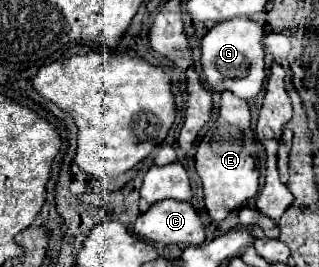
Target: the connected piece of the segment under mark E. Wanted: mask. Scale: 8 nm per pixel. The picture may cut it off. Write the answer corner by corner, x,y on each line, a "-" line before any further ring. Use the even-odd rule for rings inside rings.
224,91
220,93
218,121
212,131
212,139
202,139
194,155
196,171
204,187
206,211
214,221
222,221
230,211
240,209
250,197
258,193
258,147
254,133
250,131
250,109
248,103
236,95

